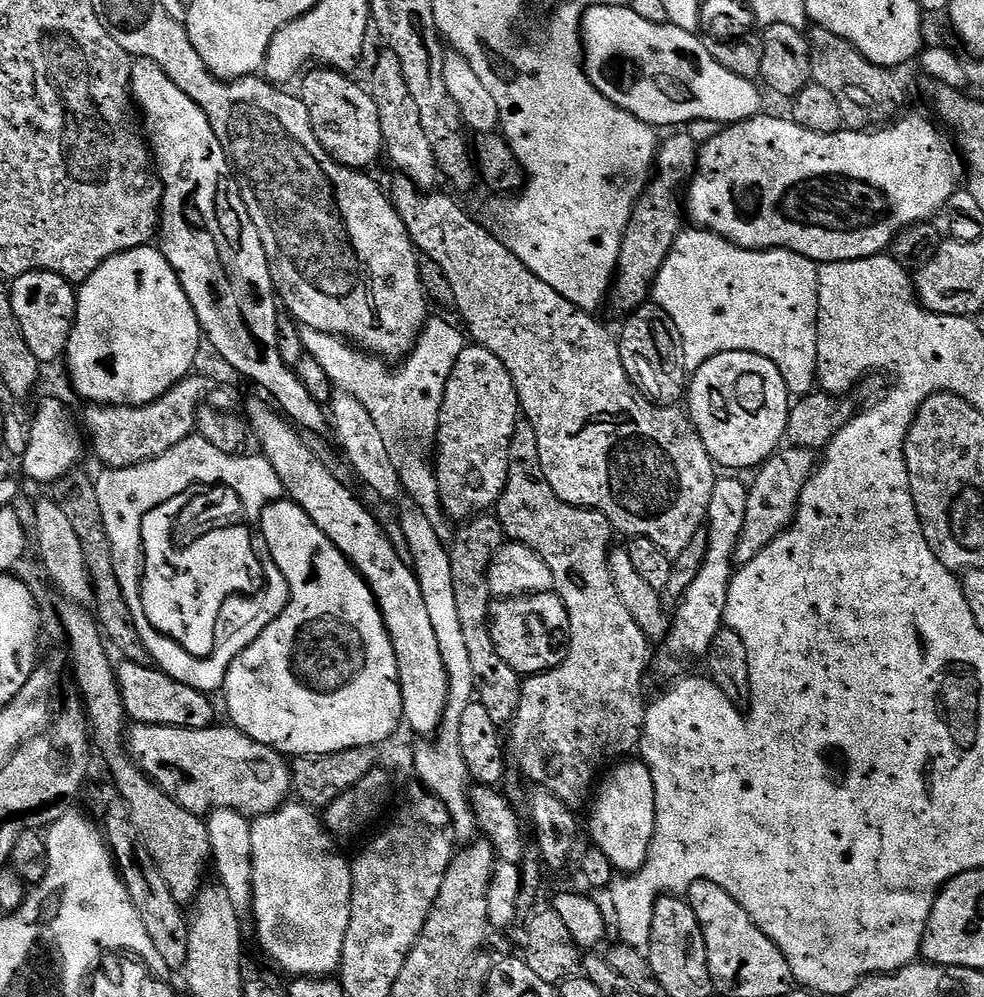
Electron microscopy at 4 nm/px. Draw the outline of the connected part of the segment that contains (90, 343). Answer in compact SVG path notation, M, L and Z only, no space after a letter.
M156 246L135 248L118 254L90 278L79 285L76 298L76 321L70 334L66 361L72 388L88 400L89 405L113 404L123 408L137 408L162 398L179 380L193 371L196 355L200 352L202 333L200 323L182 290L176 271L170 266L164 253Z

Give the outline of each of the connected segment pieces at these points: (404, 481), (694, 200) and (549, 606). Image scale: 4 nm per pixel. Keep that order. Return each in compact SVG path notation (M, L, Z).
M436 316L431 317L424 325L415 347L396 366L398 368L363 350L357 350L349 341L339 336L304 330L300 337L305 353L322 364L322 369L329 375L333 385L339 391L349 392L369 411L385 441L394 470L398 472L401 489L406 496L410 496L409 501L413 507L420 509L429 519L434 534L444 547L451 547L455 541L456 524L445 514L445 508L441 504L430 453L436 441L446 382L466 345L463 331Z
M920 112L901 115L895 122L881 127L879 130L841 130L834 134L818 134L814 130L806 130L795 124L791 118L784 120L780 116L761 114L752 120L743 120L740 124L729 124L721 127L717 136L708 140L708 145L701 147L696 162L696 174L686 189L686 212L697 229L707 230L726 238L731 244L740 248L763 250L766 248L788 248L794 254L802 254L816 261L820 266L831 266L834 262L861 260L881 255L891 245L894 237L904 228L912 224L927 224L935 221L939 212L947 209L948 203L966 176L966 164L959 151L953 150L940 137L942 128L931 115L923 116Z
M555 591L533 596L513 596L510 600L497 599L491 605L488 624L494 650L498 650L502 662L520 673L521 677L537 676L539 672L556 668L568 653L570 618Z

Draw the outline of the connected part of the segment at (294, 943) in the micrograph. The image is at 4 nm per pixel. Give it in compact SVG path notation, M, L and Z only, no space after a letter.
M289 802L276 812L265 816L257 816L251 821L252 825L252 896L250 916L256 919L256 940L260 948L281 968L289 972L289 977L301 976L331 977L340 967L342 946L346 942L346 926L350 926L350 906L352 905L352 865L349 857L344 857L336 849L337 841L331 832L324 827L323 819L313 809L299 803Z

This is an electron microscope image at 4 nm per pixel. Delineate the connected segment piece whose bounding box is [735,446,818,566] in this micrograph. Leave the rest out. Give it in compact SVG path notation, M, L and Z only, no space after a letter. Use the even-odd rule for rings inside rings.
M784 446L773 452L770 459L765 460L755 473L756 481L751 482L746 502L746 518L742 534L738 538L735 563L743 566L748 564L774 538L787 532L792 521L796 519L796 507L800 505L802 492L808 485L808 479L818 467L818 460L809 449L795 446ZM788 447L788 448L787 448Z

